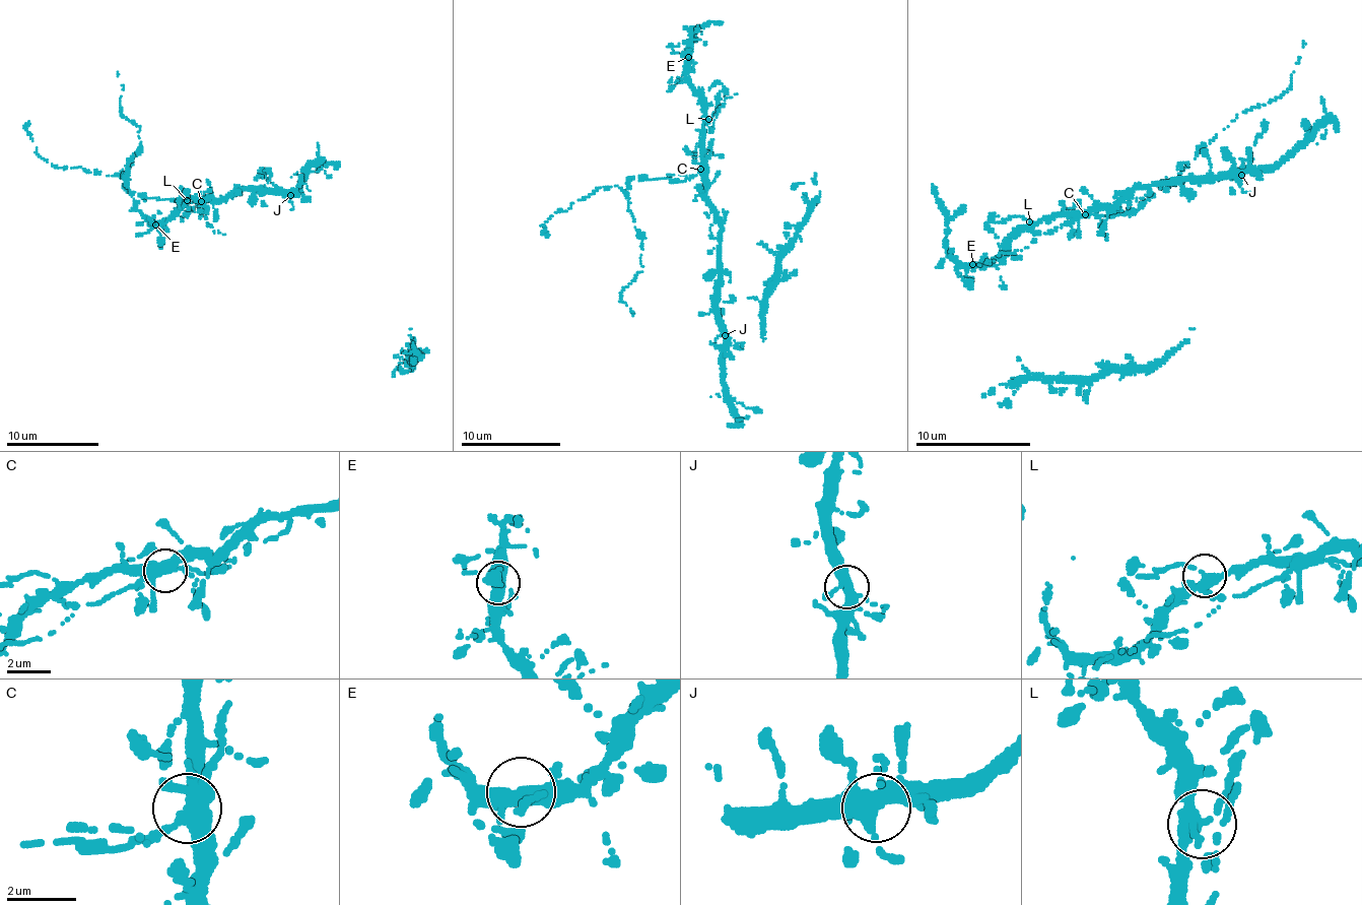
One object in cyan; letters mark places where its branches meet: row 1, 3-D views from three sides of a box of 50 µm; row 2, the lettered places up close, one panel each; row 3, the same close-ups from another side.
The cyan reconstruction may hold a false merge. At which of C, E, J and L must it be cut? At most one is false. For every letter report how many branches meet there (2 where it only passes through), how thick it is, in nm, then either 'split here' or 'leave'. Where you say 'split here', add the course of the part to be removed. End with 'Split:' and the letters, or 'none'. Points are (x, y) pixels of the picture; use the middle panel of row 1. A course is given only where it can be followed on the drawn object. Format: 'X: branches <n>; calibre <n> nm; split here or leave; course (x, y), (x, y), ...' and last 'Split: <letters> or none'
C: branches 5; calibre 400 nm; split here; course (700, 170), (681, 181), (629, 177), (625, 192), (641, 241), (642, 271), (622, 287), (620, 302), (634, 314)
E: branches 5; calibre 360 nm; leave
J: branches 5; calibre 380 nm; leave
L: branches 4; calibre 320 nm; leave
Split: C

